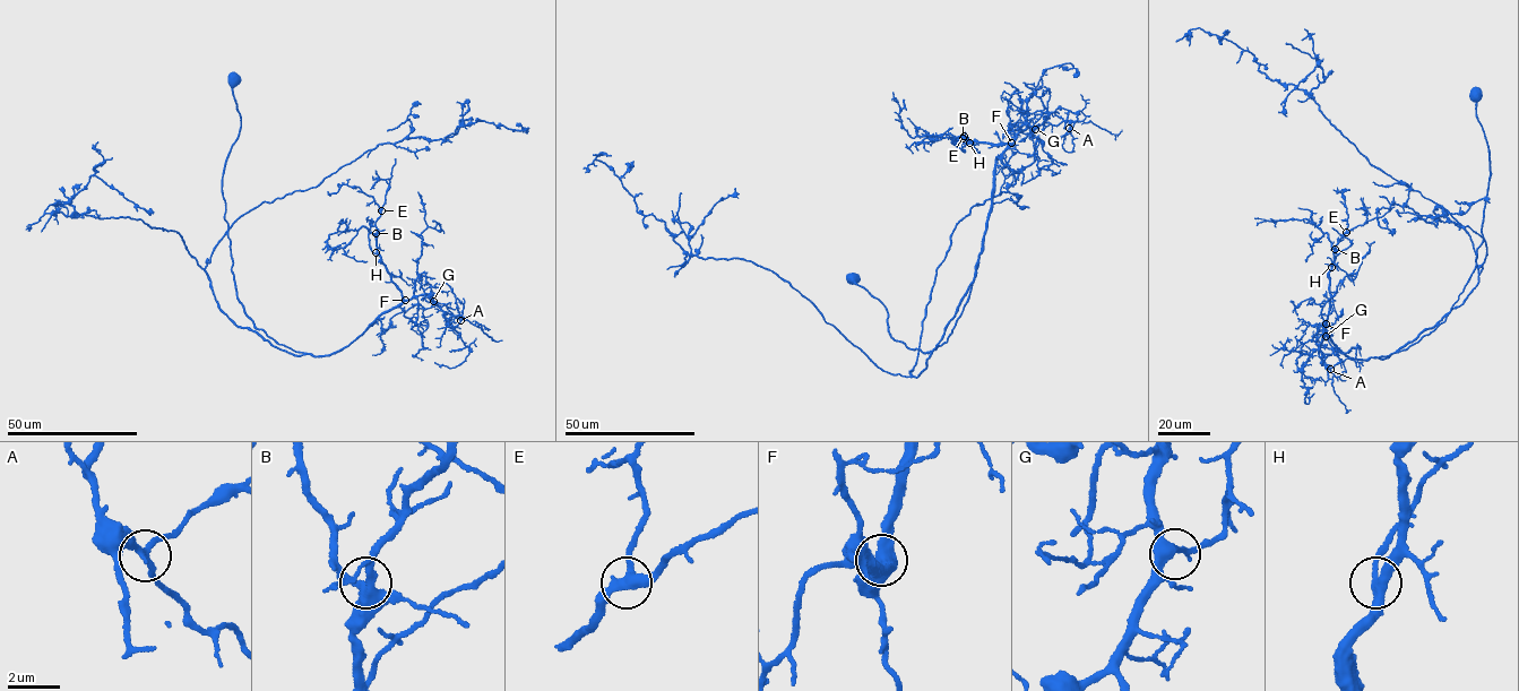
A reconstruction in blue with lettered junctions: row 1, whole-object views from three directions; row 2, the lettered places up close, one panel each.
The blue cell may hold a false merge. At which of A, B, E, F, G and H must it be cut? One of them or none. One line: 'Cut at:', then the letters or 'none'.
Cut at: none

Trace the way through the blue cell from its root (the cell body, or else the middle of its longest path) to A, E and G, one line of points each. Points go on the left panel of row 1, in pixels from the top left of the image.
A: (234, 78), (241, 128), (222, 192), (236, 294), (255, 326), (319, 356), (417, 295), (460, 320)
E: (234, 78), (224, 219), (257, 328), (321, 356), (397, 307), (380, 209)
G: (234, 78), (241, 128), (222, 192), (236, 294), (255, 326), (321, 356), (404, 301), (433, 301)

